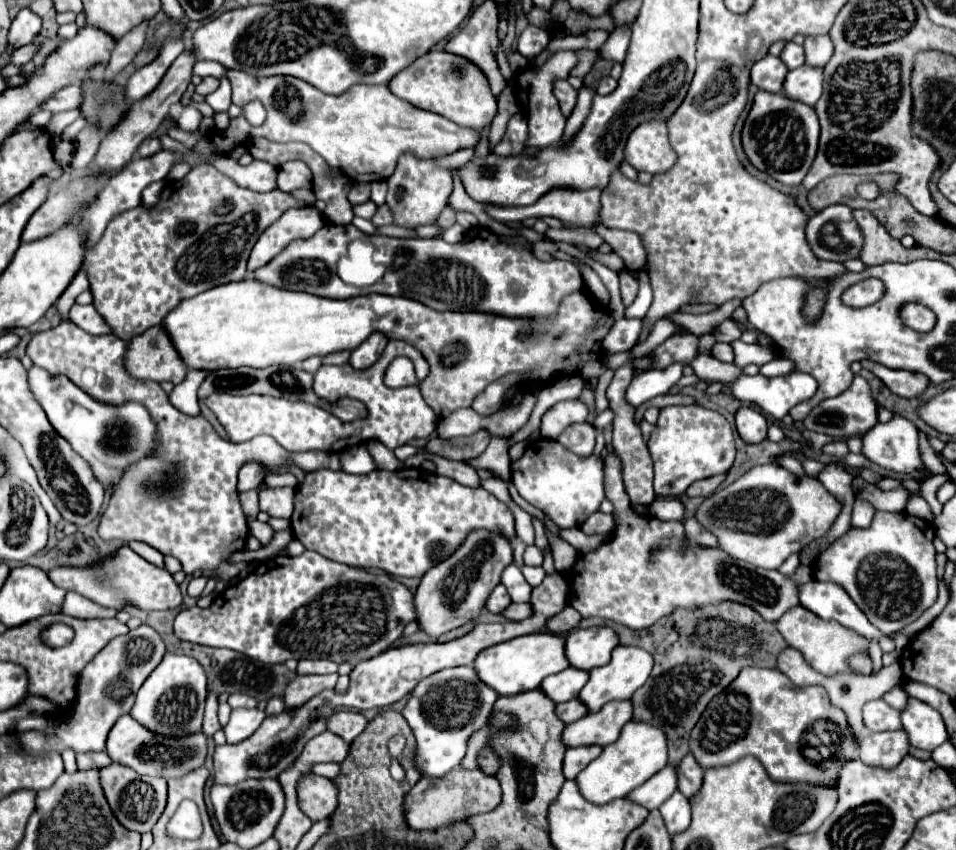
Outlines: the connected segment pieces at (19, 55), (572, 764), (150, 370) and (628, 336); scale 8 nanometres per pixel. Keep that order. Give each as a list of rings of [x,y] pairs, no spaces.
[[[39,38],[33,42],[33,44],[29,44],[29,46],[23,46],[23,48],[15,48],[13,52],[11,52],[11,64],[15,64],[15,66],[23,66],[25,62],[29,62],[31,60],[31,56],[35,54],[35,50],[39,48]]]
[[[601,746],[569,748],[565,752],[565,758],[563,758],[563,776],[565,776],[565,780],[573,780],[599,754],[601,754]]]
[[[153,326],[147,332],[135,336],[127,344],[125,356],[125,370],[135,380],[179,384],[187,372],[161,326]]]
[[[626,319],[615,321],[609,334],[603,338],[603,358],[615,354],[615,352],[627,352],[637,344],[639,332],[642,330],[640,319]]]

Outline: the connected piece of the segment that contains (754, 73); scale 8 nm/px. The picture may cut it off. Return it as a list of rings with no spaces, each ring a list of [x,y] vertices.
[[[765,56],[751,68],[751,84],[755,84],[759,90],[765,92],[775,92],[779,94],[783,90],[783,80],[785,80],[787,68],[781,64],[779,58],[775,56]]]

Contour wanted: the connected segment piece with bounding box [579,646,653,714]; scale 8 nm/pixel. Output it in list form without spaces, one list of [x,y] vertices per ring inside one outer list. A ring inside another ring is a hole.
[[[617,646],[613,650],[613,654],[611,654],[611,662],[609,664],[599,666],[599,668],[589,672],[589,680],[583,686],[583,690],[579,692],[579,700],[587,706],[589,714],[599,712],[601,706],[611,702],[611,700],[629,700],[631,694],[645,684],[647,676],[651,674],[651,668],[653,668],[653,658],[643,648],[637,648],[637,646]]]

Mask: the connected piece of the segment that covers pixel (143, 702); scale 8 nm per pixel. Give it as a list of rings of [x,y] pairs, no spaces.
[[[167,652],[159,668],[155,668],[155,672],[139,688],[135,704],[129,714],[135,716],[135,720],[153,734],[183,738],[201,732],[205,698],[207,698],[207,678],[203,666],[191,656]]]

